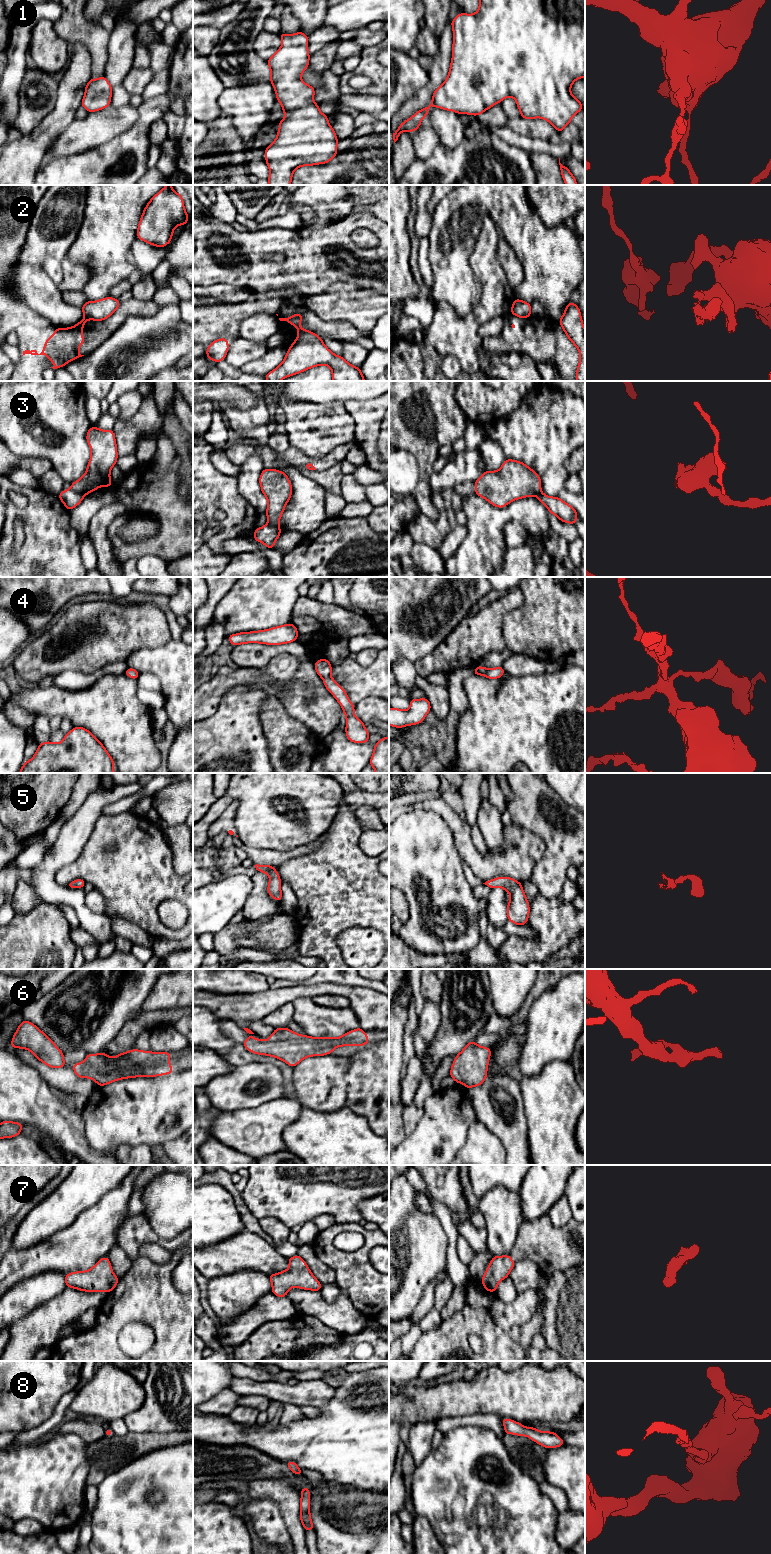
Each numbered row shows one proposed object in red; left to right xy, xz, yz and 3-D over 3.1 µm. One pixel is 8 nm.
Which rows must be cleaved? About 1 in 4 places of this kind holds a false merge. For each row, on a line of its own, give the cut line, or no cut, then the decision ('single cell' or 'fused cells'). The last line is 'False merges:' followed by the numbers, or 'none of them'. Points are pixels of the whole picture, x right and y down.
1: no cut; single cell
2: cut in xy along (84, 316), (90, 319); fused cells
3: cut in xy along (70, 488), (84, 495); fused cells
4: no cut; single cell
5: no cut; single cell
6: no cut; single cell
7: no cut; single cell
8: no cut; single cell
False merges: 2, 3

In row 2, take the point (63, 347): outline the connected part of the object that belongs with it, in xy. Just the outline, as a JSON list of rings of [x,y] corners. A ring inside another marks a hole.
[[[84,317],[82,321],[73,327],[56,328],[54,335],[44,343],[44,350],[40,354],[36,350],[25,350],[23,355],[46,355],[49,357],[50,362],[55,364],[54,367],[51,367],[53,369],[63,367],[68,362],[84,356],[79,353],[79,346],[85,343],[82,328],[87,320],[91,319]]]

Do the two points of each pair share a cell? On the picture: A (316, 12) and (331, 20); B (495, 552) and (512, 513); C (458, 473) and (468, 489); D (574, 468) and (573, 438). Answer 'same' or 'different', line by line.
A: different
B: same
C: different
D: different

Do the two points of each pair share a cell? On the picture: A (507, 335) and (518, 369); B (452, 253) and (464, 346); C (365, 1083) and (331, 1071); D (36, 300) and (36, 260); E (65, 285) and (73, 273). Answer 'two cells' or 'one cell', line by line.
A: two cells
B: two cells
C: two cells
D: one cell
E: one cell

